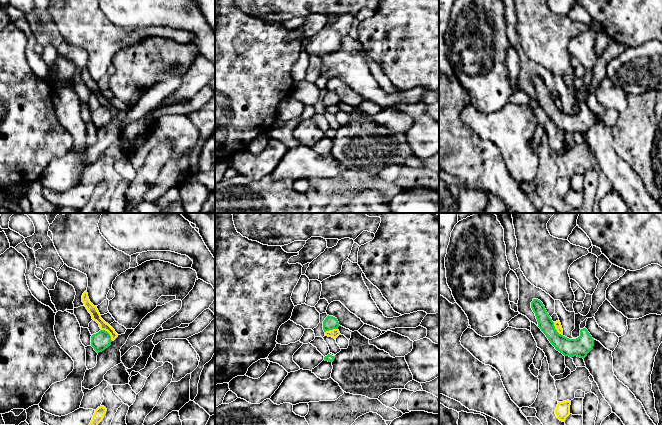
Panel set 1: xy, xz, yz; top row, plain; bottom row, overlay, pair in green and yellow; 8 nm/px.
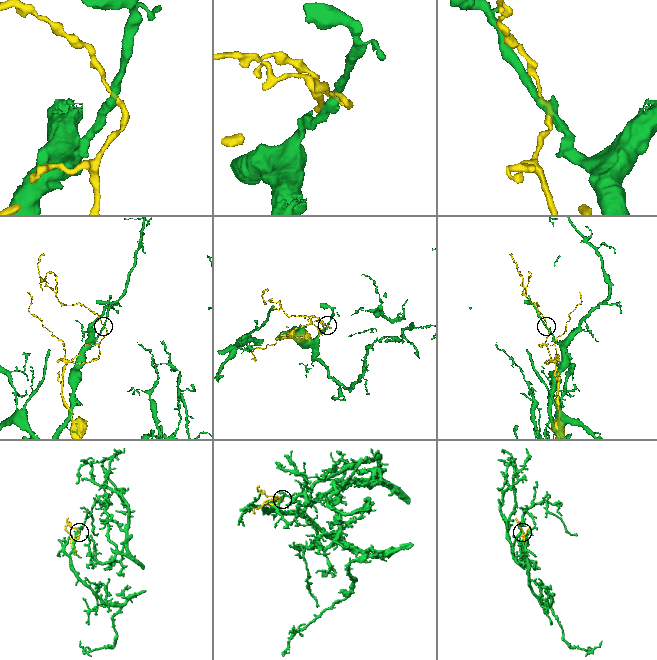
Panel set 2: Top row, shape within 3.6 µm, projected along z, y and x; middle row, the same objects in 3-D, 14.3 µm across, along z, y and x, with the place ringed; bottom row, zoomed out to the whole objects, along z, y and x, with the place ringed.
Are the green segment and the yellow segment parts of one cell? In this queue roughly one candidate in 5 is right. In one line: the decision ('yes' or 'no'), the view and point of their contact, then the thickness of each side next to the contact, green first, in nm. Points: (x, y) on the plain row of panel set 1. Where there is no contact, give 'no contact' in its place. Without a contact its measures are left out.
no | xy (108, 109) | 150/70 nm

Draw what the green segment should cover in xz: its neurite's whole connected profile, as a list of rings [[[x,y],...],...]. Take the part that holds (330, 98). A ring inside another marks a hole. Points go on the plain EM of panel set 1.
[[[328,91],[325,94],[325,96],[323,97],[324,108],[329,107],[329,106],[333,106],[333,105],[338,105],[339,102],[340,101],[339,101],[337,94],[333,93],[333,92]]]

